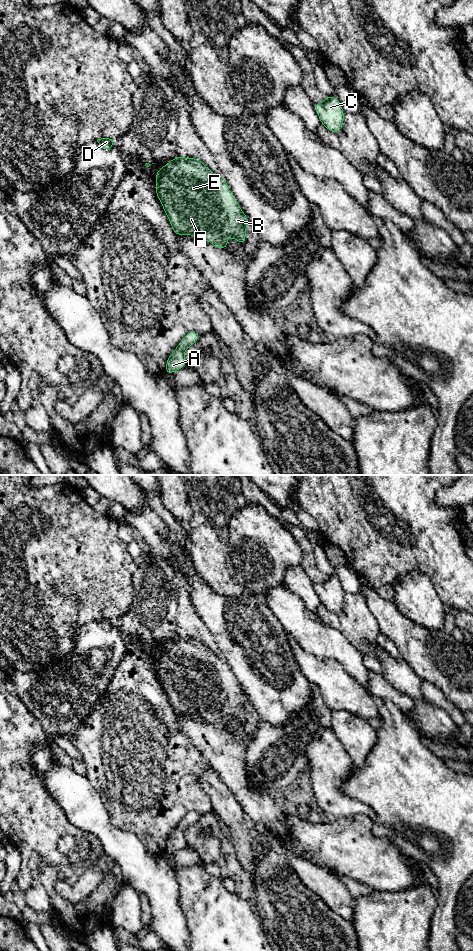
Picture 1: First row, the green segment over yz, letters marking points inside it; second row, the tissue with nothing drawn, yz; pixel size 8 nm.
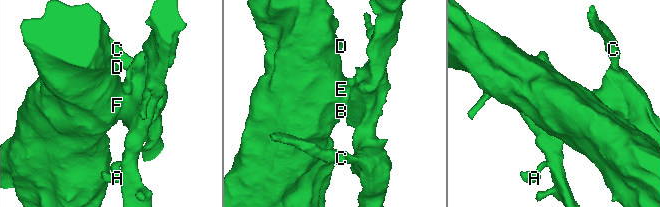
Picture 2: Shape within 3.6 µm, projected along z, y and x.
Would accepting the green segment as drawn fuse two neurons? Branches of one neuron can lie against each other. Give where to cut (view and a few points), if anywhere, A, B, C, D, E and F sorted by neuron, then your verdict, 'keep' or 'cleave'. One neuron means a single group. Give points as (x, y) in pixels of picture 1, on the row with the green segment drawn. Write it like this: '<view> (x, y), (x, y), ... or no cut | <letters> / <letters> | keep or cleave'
yz (225, 237), (217, 229), (212, 229), (210, 234), (204, 238) | A C / B D E F | cleave

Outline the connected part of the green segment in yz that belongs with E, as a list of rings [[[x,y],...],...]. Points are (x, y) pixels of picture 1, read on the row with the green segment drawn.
[[[178,155],[157,171],[155,180],[156,195],[176,236],[199,236],[205,239],[210,237],[212,229],[218,229],[225,237],[233,237],[239,243],[247,244],[245,232],[250,224],[247,215],[241,210],[239,202],[230,194],[225,178],[217,176],[201,160],[188,156],[181,158]]]

